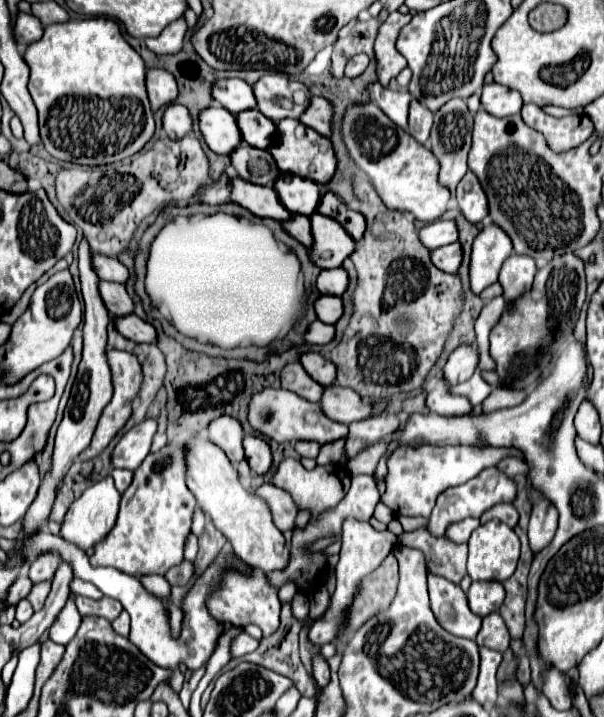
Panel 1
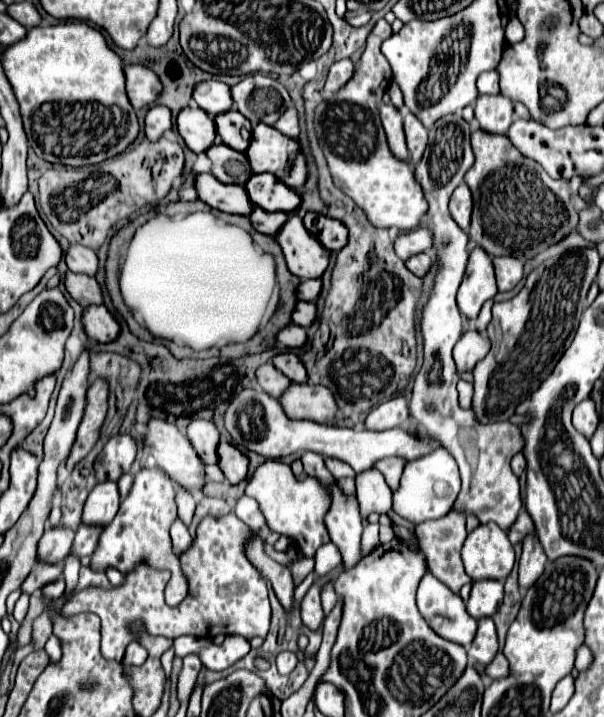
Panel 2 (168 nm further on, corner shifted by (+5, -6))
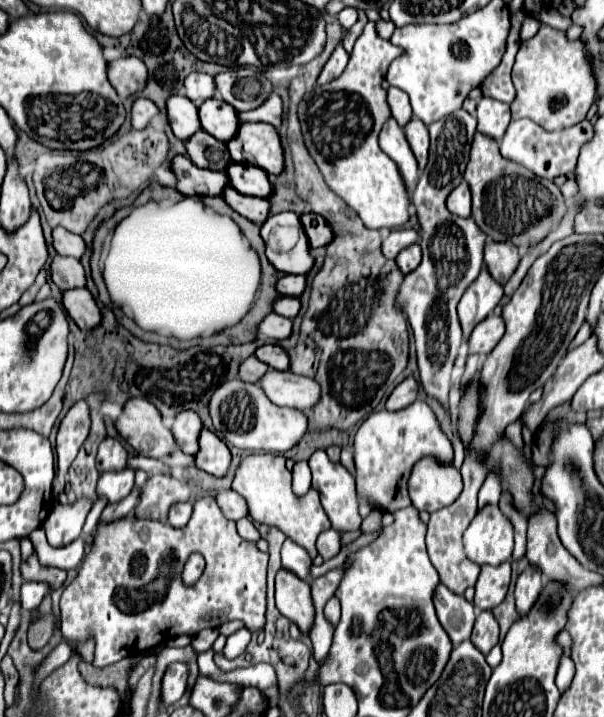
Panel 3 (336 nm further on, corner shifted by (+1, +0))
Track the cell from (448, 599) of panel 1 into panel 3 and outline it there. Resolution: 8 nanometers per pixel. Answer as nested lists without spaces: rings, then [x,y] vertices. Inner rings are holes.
[[[443,584],[437,586],[433,596],[437,616],[445,632],[449,634],[453,644],[461,644],[471,636],[471,628],[475,622],[475,608],[471,602],[467,602],[463,596],[455,596],[449,588],[443,588]]]

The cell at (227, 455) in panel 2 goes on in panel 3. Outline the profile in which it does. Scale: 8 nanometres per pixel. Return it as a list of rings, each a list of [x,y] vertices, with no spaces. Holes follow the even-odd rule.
[[[203,428],[199,434],[199,450],[195,454],[195,466],[213,476],[225,476],[229,464],[231,464],[231,454],[227,444],[213,432]]]

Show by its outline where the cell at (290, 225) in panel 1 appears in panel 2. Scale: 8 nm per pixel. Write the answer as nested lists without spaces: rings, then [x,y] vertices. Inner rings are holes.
[[[255,208],[255,210],[251,212],[249,220],[251,220],[251,224],[253,224],[259,232],[269,234],[269,236],[275,236],[275,234],[281,230],[283,222],[289,220],[289,214],[285,214],[285,212],[273,212],[273,214],[271,214],[271,212],[265,212],[265,210],[261,210],[261,208]]]

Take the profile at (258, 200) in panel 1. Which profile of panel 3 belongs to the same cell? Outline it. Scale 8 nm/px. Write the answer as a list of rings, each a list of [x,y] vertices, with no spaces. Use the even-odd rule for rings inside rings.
[[[175,156],[171,160],[171,170],[177,176],[175,190],[183,196],[221,196],[227,186],[227,174],[215,170],[195,168],[187,156]]]

